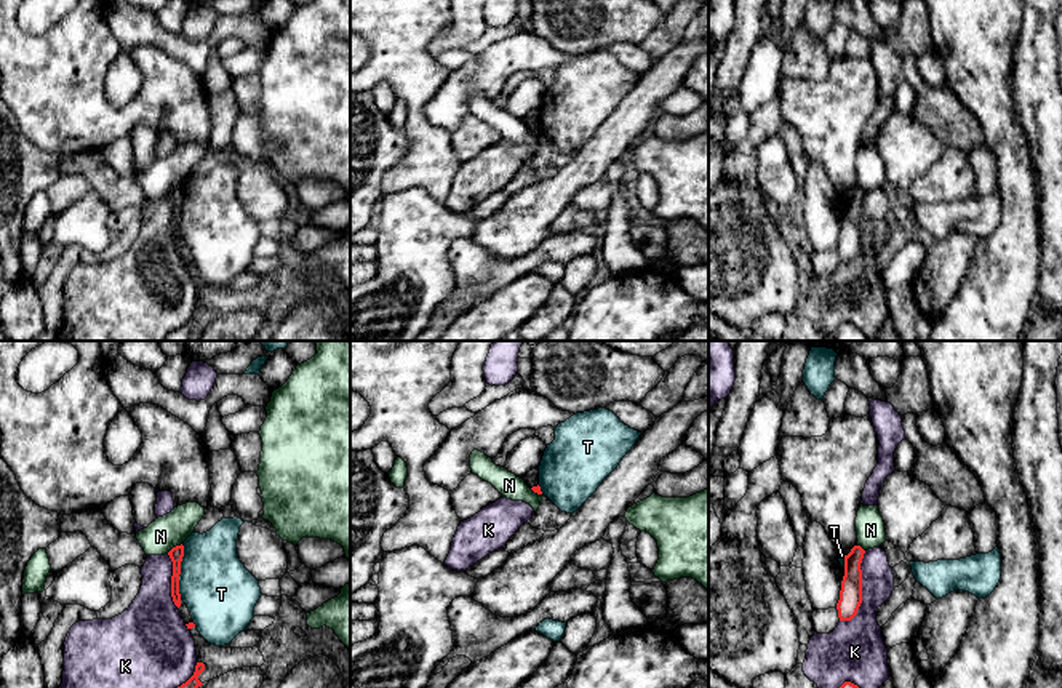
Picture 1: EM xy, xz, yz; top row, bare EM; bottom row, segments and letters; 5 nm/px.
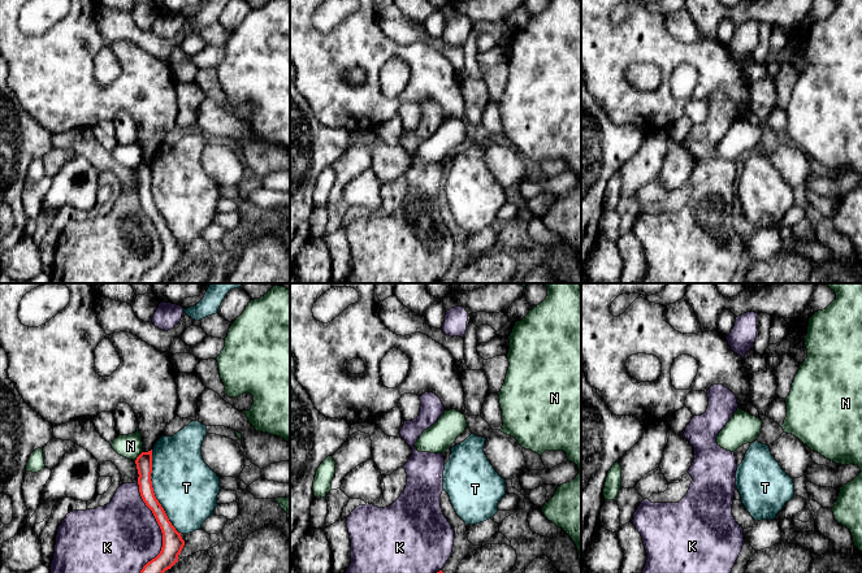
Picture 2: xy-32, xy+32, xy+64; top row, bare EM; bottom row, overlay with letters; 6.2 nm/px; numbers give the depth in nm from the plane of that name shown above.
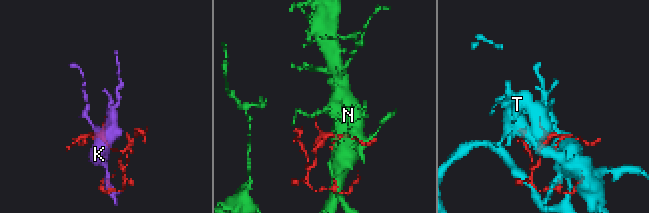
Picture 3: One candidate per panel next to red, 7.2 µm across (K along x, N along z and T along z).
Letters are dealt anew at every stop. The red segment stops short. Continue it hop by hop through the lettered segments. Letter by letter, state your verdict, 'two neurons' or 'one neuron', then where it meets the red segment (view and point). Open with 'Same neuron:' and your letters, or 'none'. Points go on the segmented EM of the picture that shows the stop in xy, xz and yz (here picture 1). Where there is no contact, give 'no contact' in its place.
Same neuron: none
K: two neurons; contact yz (861, 591)
N: two neurons; contact xy (173, 548)
T: two neurons; contact xy (179, 572)

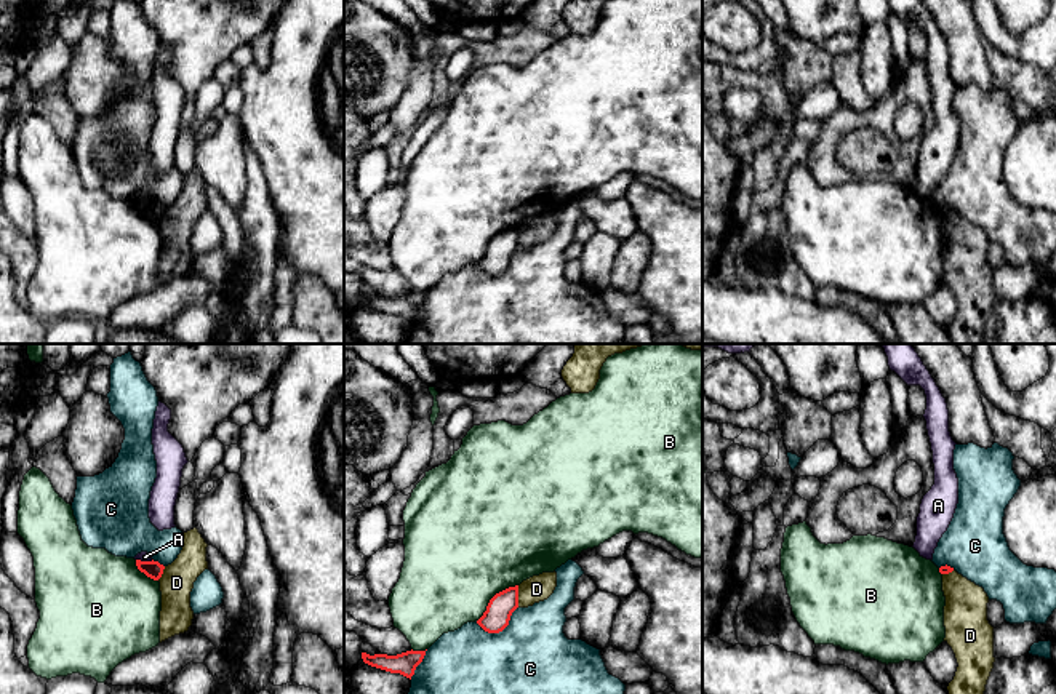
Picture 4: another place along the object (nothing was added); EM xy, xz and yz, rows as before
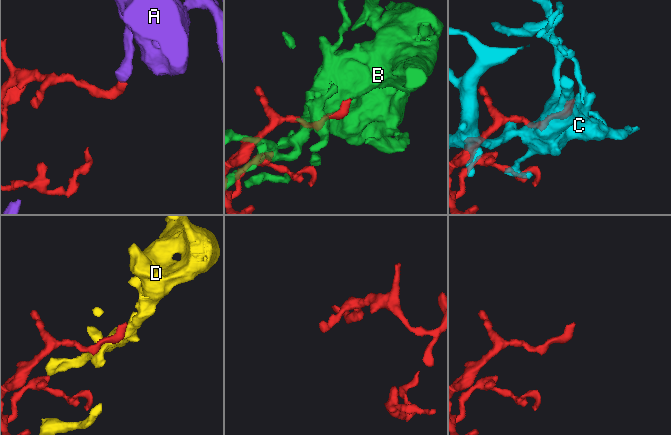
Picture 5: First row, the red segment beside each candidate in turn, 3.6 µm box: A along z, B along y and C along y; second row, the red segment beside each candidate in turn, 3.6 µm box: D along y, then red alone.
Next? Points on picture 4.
Same neuron: none
A: two neurons; contact xy (144, 562)
B: two neurons; contact xz (493, 597)
C: two neurons; contact xz (500, 630)
D: two neurons; contact xz (517, 597)

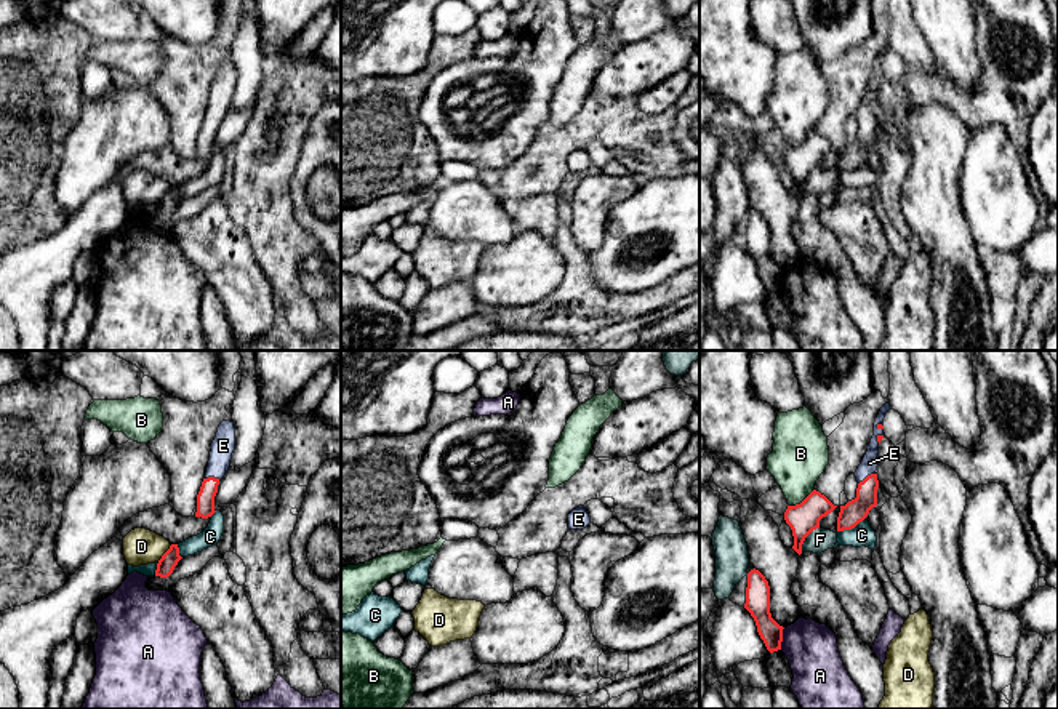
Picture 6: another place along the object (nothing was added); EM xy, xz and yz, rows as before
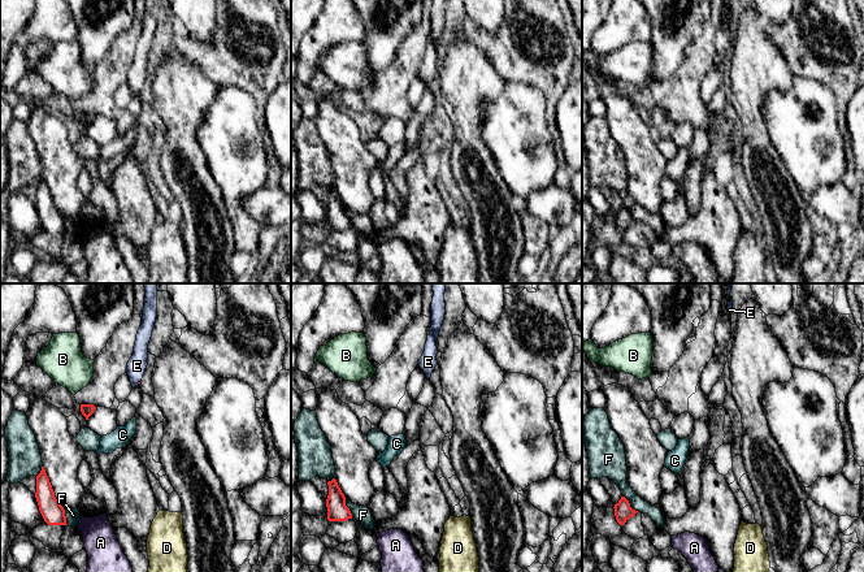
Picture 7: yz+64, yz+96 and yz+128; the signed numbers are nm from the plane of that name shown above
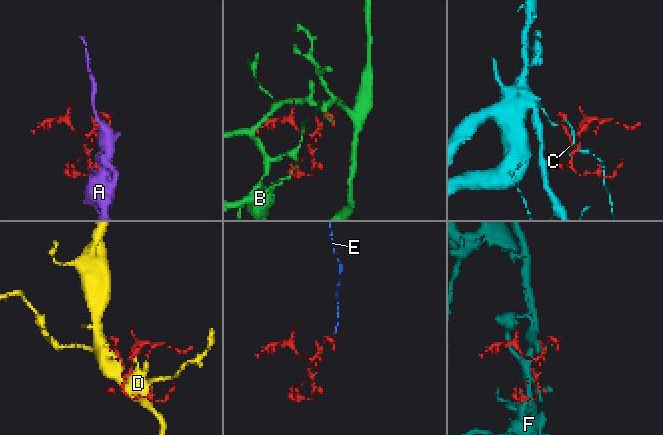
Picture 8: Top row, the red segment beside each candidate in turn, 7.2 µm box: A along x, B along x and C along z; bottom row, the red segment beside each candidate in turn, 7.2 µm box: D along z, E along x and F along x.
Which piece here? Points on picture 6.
Same neuron: E
A: two neurons; contact yz (781, 639)
B: two neurons; contact yz (802, 501)
C: two neurons; contact yz (850, 528)
D: two neurons; contact xy (165, 552)
E: one neuron; contact yz (868, 476)
F: two neurons; contact yz (805, 536)

